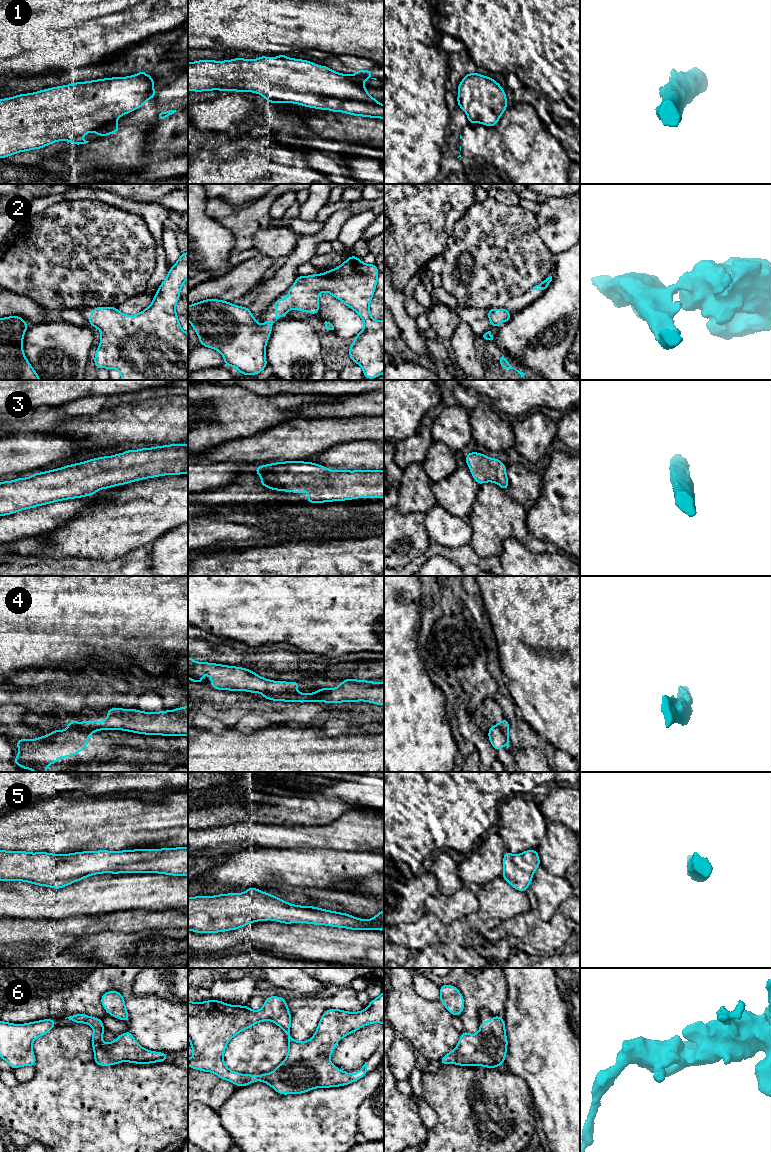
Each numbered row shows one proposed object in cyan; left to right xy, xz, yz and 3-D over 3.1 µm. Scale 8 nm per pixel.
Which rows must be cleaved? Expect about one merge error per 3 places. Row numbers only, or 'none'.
4

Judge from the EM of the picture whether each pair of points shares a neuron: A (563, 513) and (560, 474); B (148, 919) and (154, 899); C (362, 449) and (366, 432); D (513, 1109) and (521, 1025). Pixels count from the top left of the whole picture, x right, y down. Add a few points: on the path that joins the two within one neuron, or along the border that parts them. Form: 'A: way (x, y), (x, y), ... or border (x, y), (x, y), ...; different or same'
A: way (563, 503), (563, 484); same
B: border (170, 909), (128, 911); different
C: border (373, 440), (355, 440), (341, 444); different
D: border (509, 1070), (526, 1083), (529, 1095); different

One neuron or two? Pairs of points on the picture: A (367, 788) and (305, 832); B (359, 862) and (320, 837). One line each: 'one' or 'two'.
A: two
B: two

